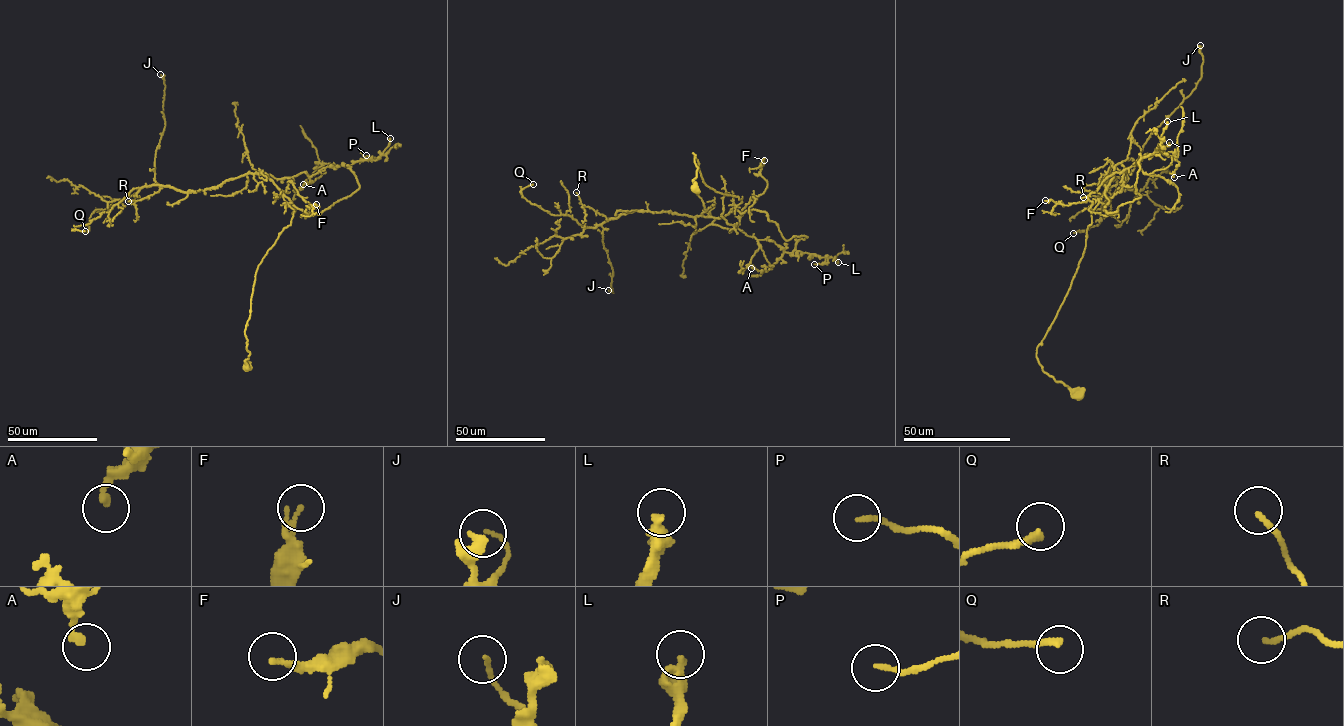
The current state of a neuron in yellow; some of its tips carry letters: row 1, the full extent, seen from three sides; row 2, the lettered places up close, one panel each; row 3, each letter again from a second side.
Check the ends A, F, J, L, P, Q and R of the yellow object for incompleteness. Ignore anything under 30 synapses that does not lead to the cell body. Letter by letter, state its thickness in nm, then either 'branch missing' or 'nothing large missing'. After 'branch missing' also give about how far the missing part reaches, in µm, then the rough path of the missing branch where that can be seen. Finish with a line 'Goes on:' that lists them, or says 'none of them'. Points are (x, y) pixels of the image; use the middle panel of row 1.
A: 220 nm thick; nothing large missing
F: 160 nm thick; nothing large missing
J: 120 nm thick; nothing large missing
L: 360 nm thick; nothing large missing
P: 150 nm thick; nothing large missing
Q: 220 nm thick; nothing large missing
R: 140 nm thick; nothing large missing
Goes on: none of them

